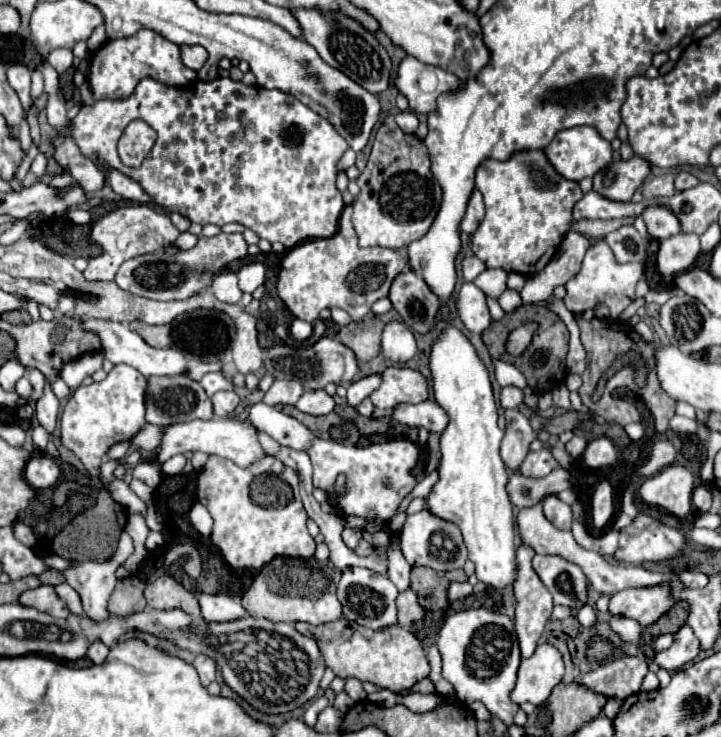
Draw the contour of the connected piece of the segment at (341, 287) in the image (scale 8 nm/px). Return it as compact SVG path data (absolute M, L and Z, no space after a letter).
M346 205L340 221L338 221L338 231L332 237L326 239L312 239L312 241L304 241L300 245L296 245L294 249L290 249L282 261L282 269L278 273L278 295L280 299L286 303L286 307L304 321L316 321L318 313L322 309L332 309L332 307L340 307L344 311L348 311L348 315L352 317L352 321L360 321L364 315L370 313L370 307L388 295L392 277L396 277L396 273L400 273L406 267L406 259L394 251L394 249L384 249L384 247L358 247L356 241L356 231L352 229L352 205Z

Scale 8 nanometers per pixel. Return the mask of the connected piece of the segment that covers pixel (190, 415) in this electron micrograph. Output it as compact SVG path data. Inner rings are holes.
M178 375L178 377L148 377L148 387L146 387L146 421L158 427L168 427L174 423L182 421L192 421L192 419L212 419L212 401L202 389L198 381L192 381L188 375Z

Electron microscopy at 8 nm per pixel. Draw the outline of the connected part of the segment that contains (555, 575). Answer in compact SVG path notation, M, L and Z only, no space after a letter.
M536 555L534 571L548 587L554 597L554 605L570 607L574 613L588 603L588 581L582 569L576 569L570 561L562 557Z

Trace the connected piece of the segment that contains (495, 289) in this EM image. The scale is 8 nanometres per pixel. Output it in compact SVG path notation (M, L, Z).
M486 269L476 281L474 285L480 287L488 297L498 299L504 291L506 291L506 279L508 279L508 271L506 269Z

